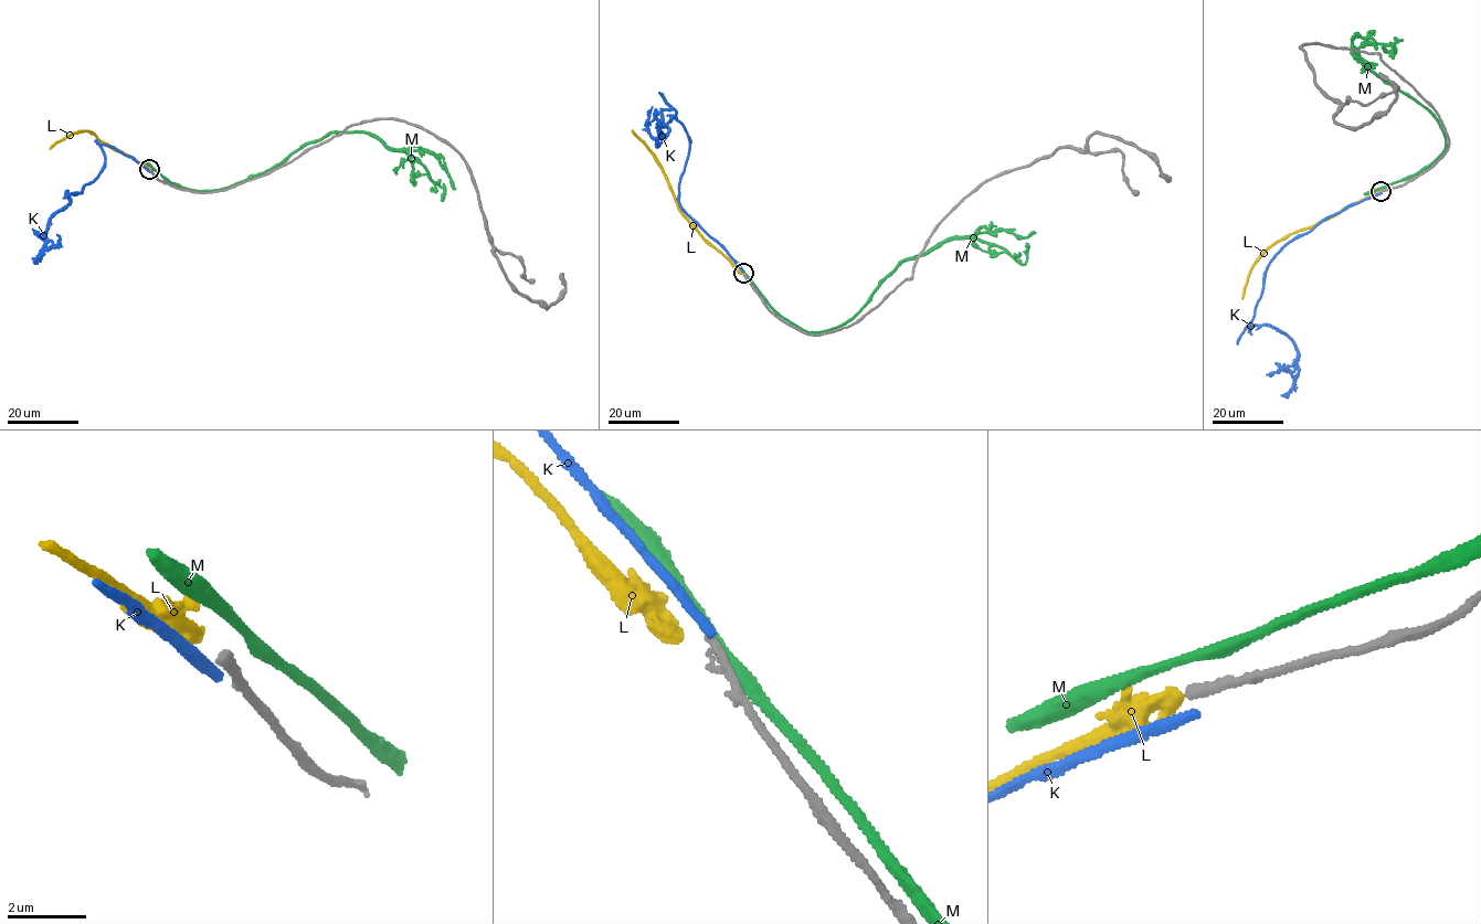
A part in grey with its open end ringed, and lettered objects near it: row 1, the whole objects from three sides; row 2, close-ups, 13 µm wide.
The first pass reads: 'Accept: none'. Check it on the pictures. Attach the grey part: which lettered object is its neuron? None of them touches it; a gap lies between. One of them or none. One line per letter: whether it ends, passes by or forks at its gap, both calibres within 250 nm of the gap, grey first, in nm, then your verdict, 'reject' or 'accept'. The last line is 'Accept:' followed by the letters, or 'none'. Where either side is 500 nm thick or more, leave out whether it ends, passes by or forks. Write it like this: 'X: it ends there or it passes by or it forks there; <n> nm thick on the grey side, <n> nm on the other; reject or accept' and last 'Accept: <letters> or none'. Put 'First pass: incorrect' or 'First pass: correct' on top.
First pass: correct
K: it ends there; 240 nm thick on the grey side, 240 nm on the other; reject
L: it ends there; 240 nm thick on the grey side, 440 nm on the other; reject
M: it passes by; 240 nm thick on the grey side, 240 nm on the other; reject
Accept: none

